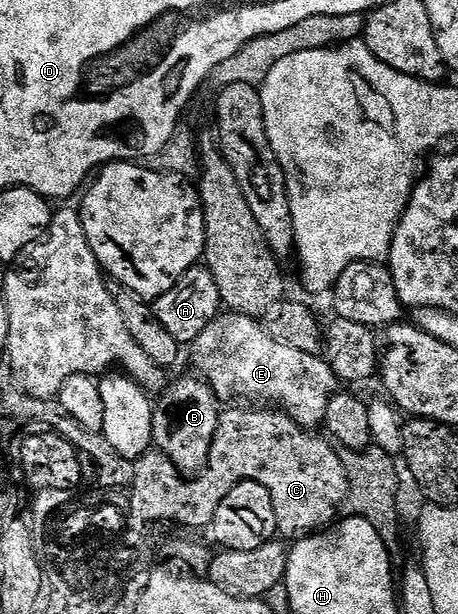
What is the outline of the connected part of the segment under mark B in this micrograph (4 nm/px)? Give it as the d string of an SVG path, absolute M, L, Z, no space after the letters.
M190 375L183 376L172 384L170 381L158 393L159 400L157 396L151 410L153 414L151 442L158 451L166 454L169 462L180 474L194 478L207 466L209 450L213 446L213 438L219 425L221 401L202 376Z

